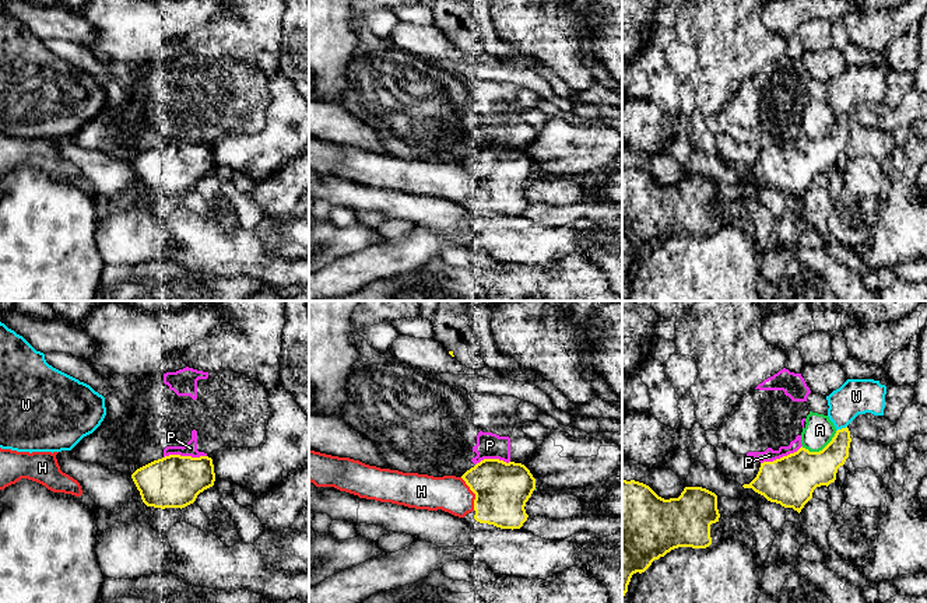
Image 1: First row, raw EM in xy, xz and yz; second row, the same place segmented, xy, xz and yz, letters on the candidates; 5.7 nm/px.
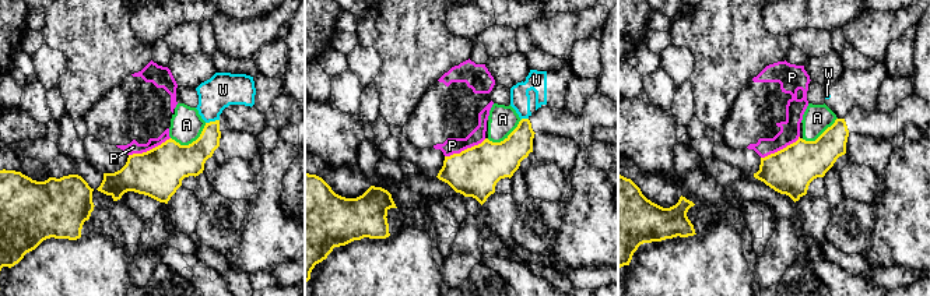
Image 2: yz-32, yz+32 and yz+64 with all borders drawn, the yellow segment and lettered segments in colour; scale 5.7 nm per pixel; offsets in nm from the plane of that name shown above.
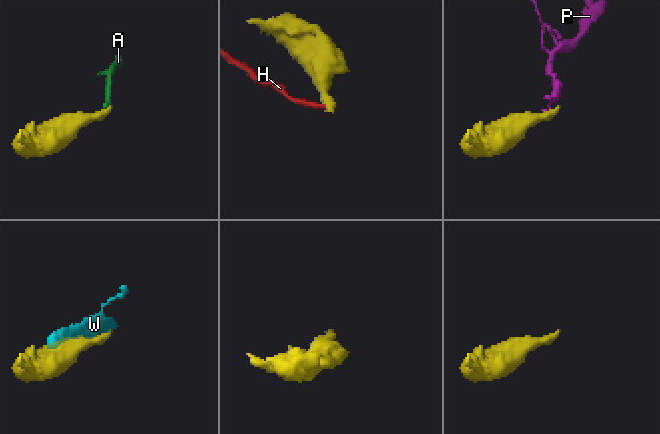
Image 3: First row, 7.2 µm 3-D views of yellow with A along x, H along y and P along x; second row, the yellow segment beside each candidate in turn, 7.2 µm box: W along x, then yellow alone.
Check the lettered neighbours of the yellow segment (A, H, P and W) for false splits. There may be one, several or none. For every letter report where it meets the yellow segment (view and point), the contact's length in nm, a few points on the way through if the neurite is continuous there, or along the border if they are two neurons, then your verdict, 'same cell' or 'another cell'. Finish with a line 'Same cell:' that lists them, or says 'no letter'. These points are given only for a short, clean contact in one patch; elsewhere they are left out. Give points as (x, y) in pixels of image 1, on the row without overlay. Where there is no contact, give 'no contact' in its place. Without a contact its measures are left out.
A: contact yz (820, 137); length 220 nm; border yz (836, 118), (818, 137), (808, 137), (801, 133); another cell
H: contact xz (474, 179); length 200 nm; another cell
P: contact xy (185, 143); length 240 nm; another cell
W: contact yz (842, 115); length 70 nm; another cell
Same cell: no letter

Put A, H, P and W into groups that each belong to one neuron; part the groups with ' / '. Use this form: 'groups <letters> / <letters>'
groups A H / P / W

